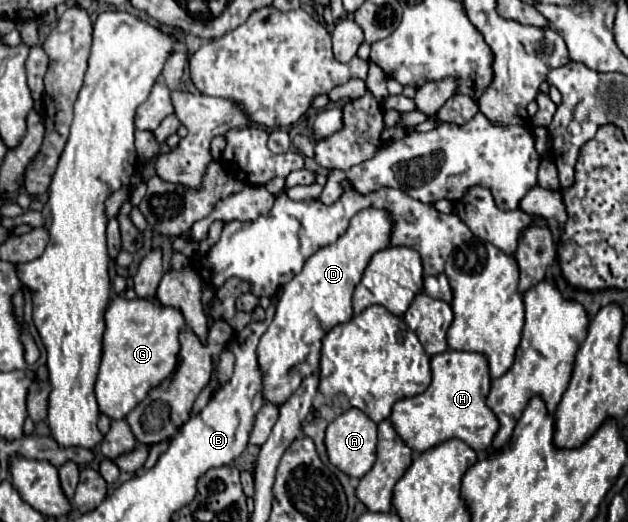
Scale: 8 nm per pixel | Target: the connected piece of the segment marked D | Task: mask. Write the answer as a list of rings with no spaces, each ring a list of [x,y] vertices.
[[[368,207],[350,219],[348,231],[332,245],[316,251],[304,269],[284,285],[284,293],[278,299],[274,321],[262,335],[258,345],[258,363],[264,371],[264,399],[282,405],[300,385],[300,381],[318,371],[322,339],[332,327],[348,323],[352,319],[352,293],[360,283],[364,269],[374,253],[390,247],[392,215],[384,209]]]

